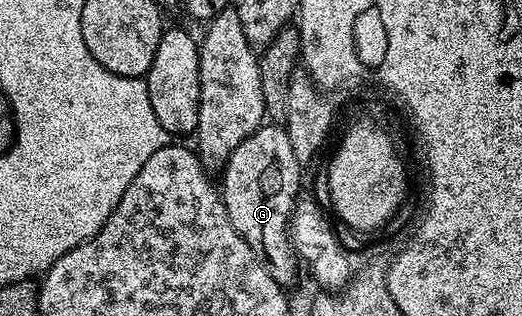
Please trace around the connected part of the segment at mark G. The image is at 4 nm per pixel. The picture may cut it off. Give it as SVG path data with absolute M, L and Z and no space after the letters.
M265 123L254 130L246 140L238 143L238 147L234 147L228 160L224 162L222 170L224 206L234 231L238 231L242 239L246 239L246 243L254 251L255 256L260 253L289 253L292 249L288 234L288 220L298 194L301 192L299 189L300 179L302 179L301 171L296 168L297 162L294 147L290 147L288 130L276 123Z

